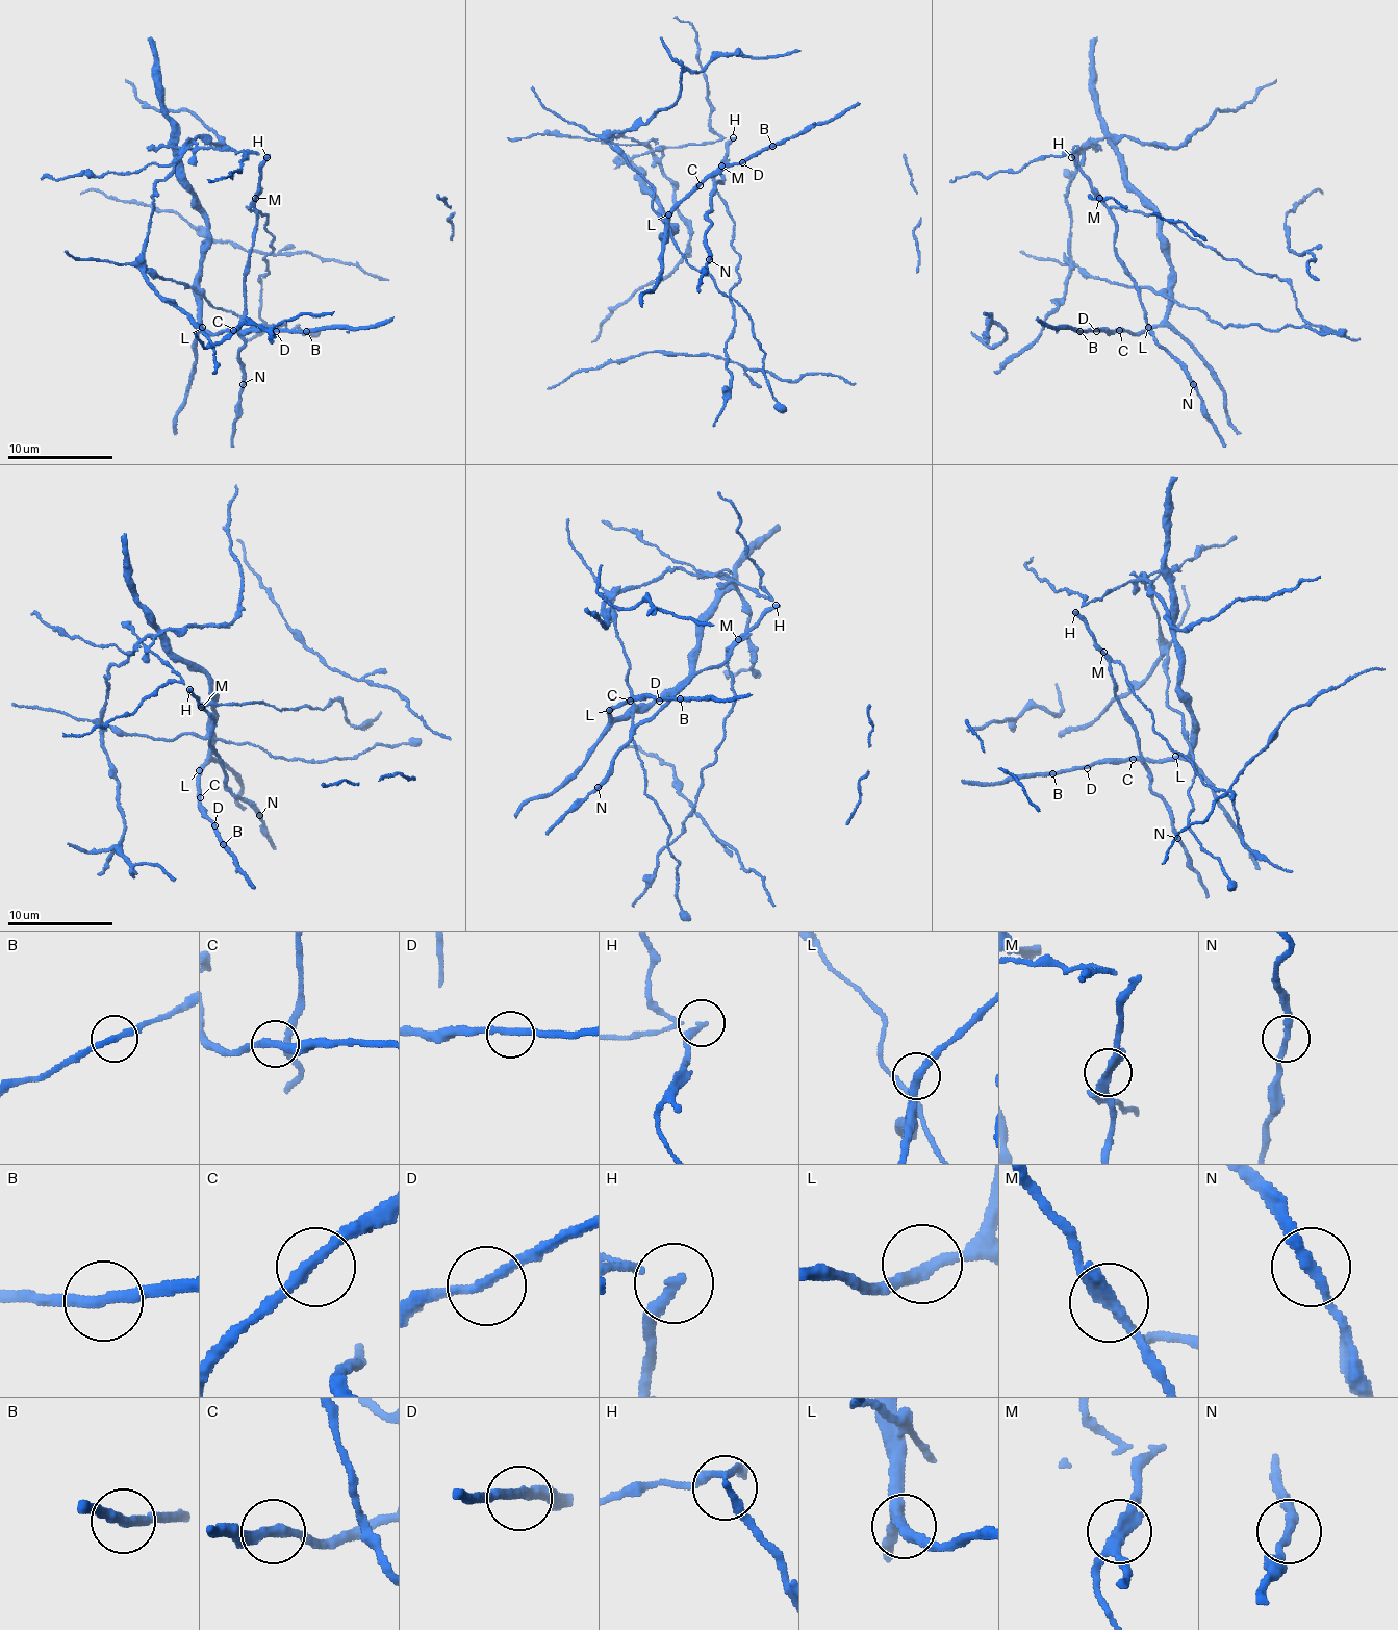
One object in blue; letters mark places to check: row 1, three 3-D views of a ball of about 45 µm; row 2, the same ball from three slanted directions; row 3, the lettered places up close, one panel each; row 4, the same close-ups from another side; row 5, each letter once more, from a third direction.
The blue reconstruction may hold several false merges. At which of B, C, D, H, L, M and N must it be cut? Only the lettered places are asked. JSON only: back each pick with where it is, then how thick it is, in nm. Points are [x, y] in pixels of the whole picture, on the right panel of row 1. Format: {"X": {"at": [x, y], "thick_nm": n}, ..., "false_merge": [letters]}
{"H": {"at": [1071, 157], "thick_nm": 200}, "M": {"at": [1099, 198], "thick_nm": 280}, "false_merge": ["H", "M"]}

